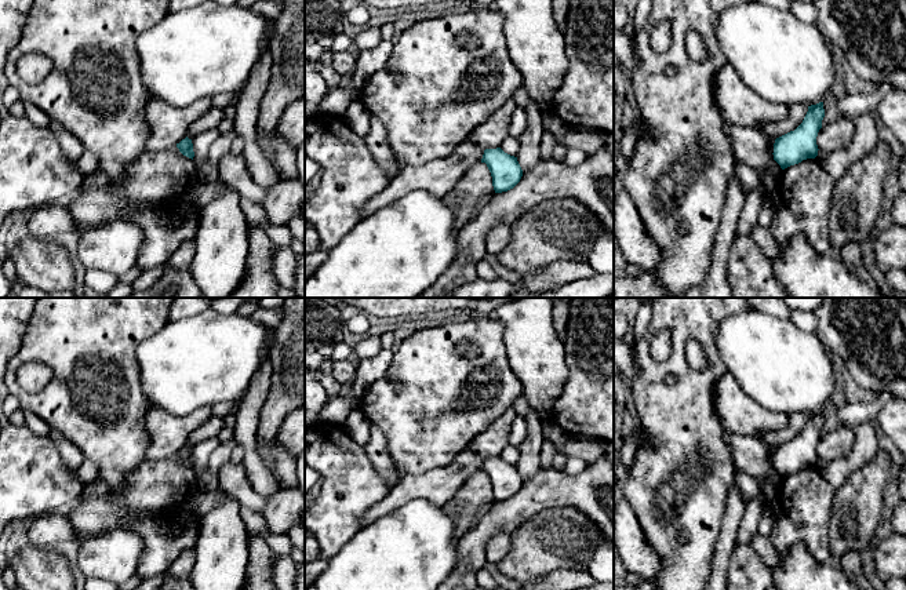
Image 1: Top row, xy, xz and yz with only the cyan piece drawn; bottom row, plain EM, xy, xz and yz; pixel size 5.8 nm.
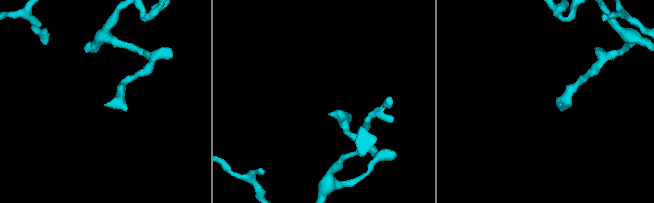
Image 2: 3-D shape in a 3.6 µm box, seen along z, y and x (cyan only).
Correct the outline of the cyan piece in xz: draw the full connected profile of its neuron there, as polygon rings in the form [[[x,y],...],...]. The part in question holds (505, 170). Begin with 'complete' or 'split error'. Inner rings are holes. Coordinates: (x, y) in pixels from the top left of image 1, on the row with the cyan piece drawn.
complete; [[[501,148],[485,149],[481,163],[485,163],[491,172],[495,193],[513,189],[523,176],[517,157],[505,153]]]

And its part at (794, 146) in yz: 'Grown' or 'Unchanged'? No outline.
Unchanged

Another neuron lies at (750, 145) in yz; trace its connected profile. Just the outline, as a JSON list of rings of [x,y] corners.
[[[732,123],[725,124],[724,132],[732,143],[736,161],[756,168],[764,176],[767,192],[779,187],[783,170],[768,152],[769,136],[760,128]]]

